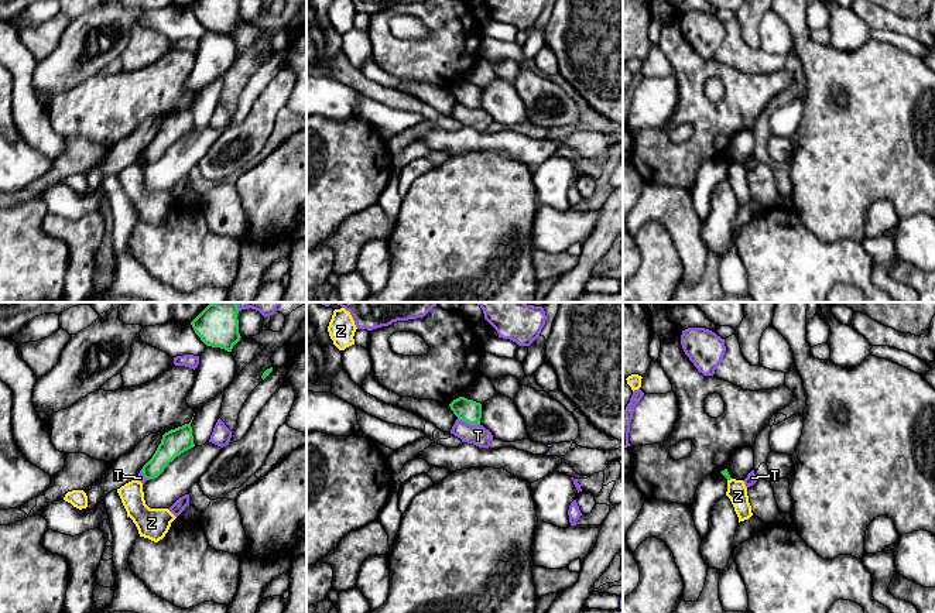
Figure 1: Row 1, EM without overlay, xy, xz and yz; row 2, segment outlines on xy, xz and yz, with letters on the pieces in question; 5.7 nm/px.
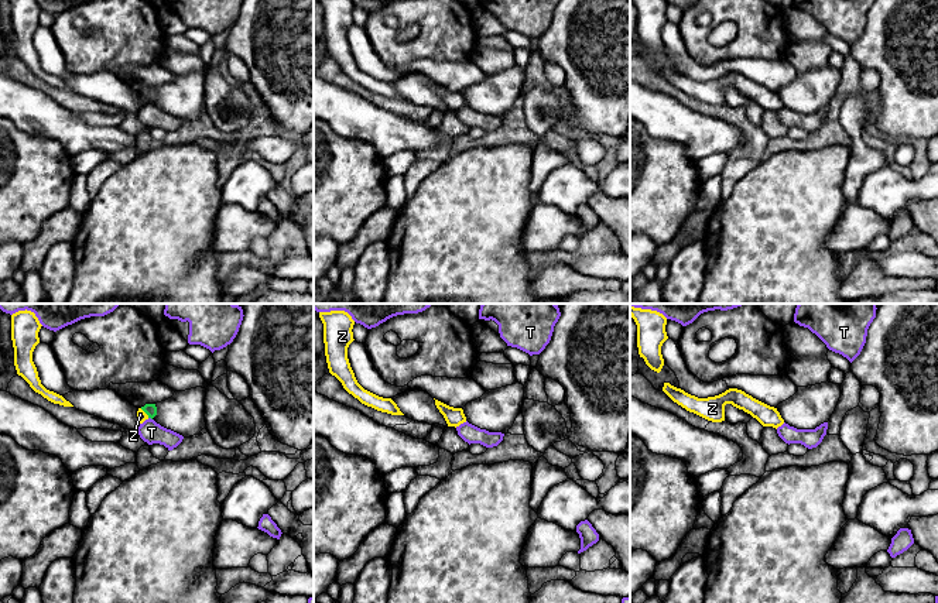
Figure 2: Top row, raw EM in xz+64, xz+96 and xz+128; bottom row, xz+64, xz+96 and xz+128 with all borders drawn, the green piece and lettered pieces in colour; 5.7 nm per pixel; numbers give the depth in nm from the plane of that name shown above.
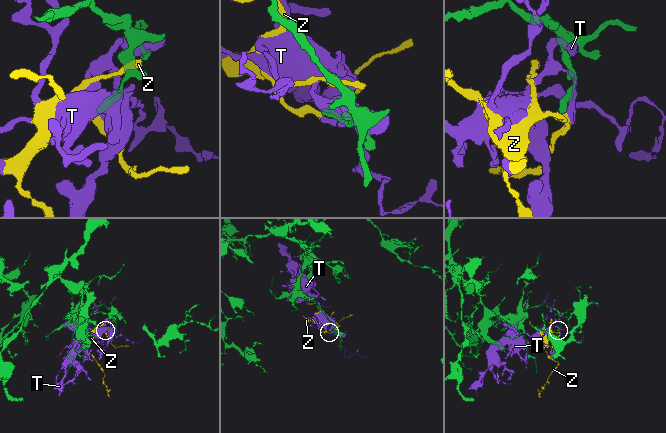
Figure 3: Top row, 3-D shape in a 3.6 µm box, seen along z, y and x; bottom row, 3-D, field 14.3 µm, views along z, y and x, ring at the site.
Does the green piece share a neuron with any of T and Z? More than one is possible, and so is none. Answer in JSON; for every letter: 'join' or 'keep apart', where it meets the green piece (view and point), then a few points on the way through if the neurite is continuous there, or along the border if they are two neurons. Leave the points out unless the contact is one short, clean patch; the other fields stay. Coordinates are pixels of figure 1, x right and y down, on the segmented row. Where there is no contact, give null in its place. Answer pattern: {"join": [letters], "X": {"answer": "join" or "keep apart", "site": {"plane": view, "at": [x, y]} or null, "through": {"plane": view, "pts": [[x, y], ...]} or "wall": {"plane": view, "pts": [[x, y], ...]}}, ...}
{"join": [], "T": {"answer": "keep apart", "site": {"plane": "xz", "at": [469, 423]}}, "Z": {"answer": "keep apart", "site": {"plane": "yz", "at": [729, 479]}, "wall": {"plane": "yz", "pts": [[730, 478], [728, 480]]}}}

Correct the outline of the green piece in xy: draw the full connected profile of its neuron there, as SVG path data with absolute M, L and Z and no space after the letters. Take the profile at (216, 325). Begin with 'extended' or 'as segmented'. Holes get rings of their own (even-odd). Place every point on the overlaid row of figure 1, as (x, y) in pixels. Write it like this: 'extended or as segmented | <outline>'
as segmented | M236 302L209 304L192 322L195 333L206 346L232 352L240 340Z

